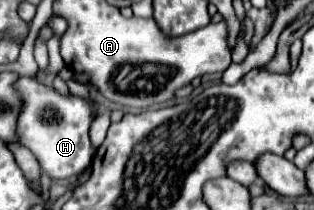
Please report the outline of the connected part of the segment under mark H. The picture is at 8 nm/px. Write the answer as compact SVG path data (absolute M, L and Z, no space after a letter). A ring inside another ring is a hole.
M21 77L19 91L23 93L25 99L23 113L19 115L19 123L17 123L21 145L35 153L39 165L53 179L67 179L79 175L95 155L95 149L91 147L89 141L89 125L93 121L89 101L79 99L75 95L61 97L55 89L39 83L33 77ZM45 109L55 111L53 119L45 119L41 115Z

